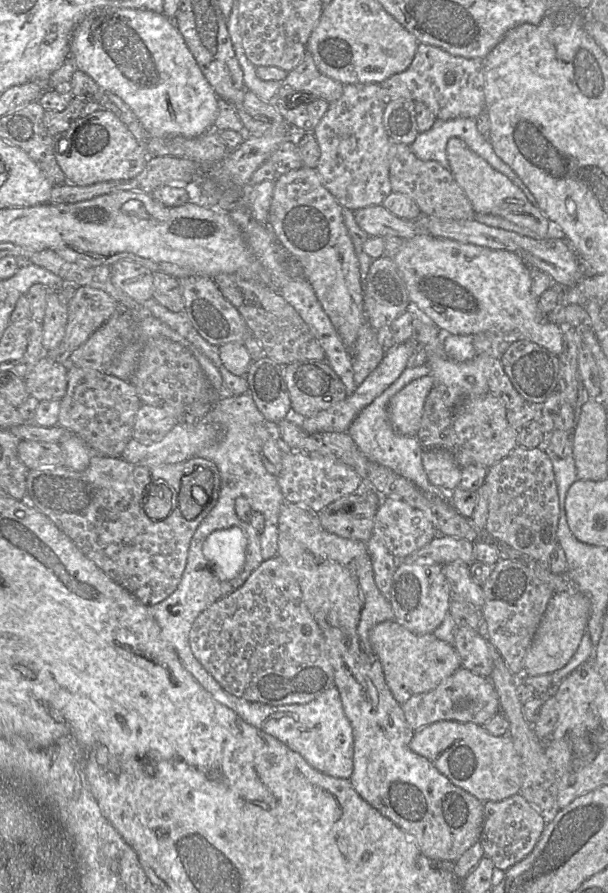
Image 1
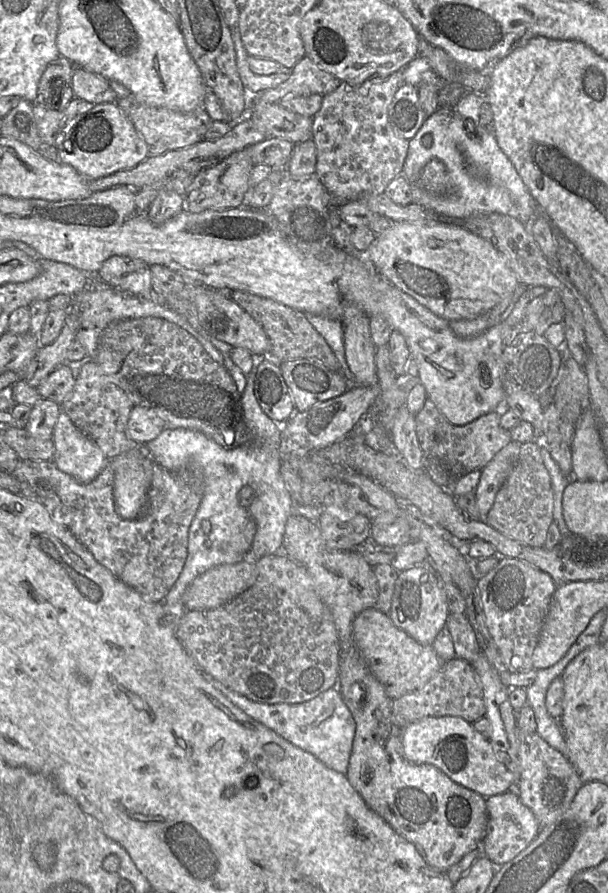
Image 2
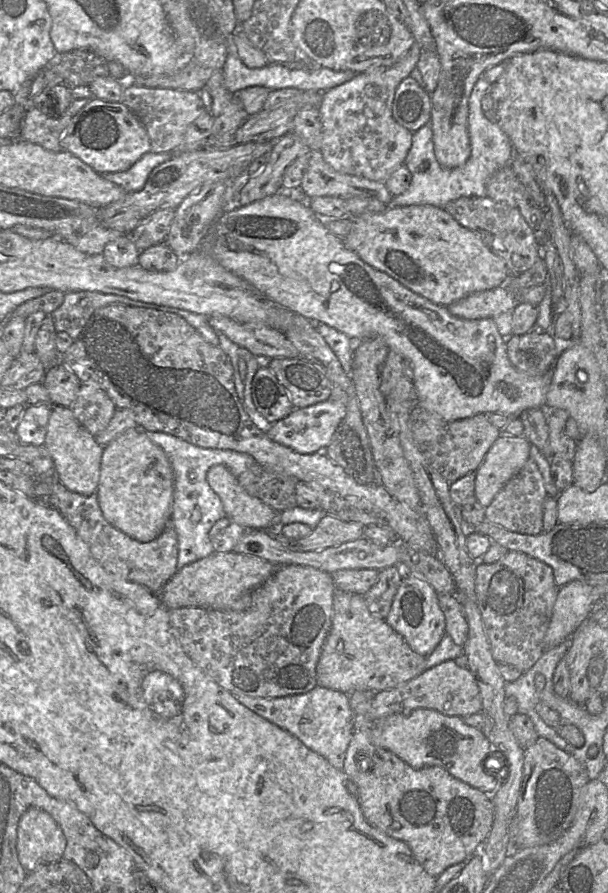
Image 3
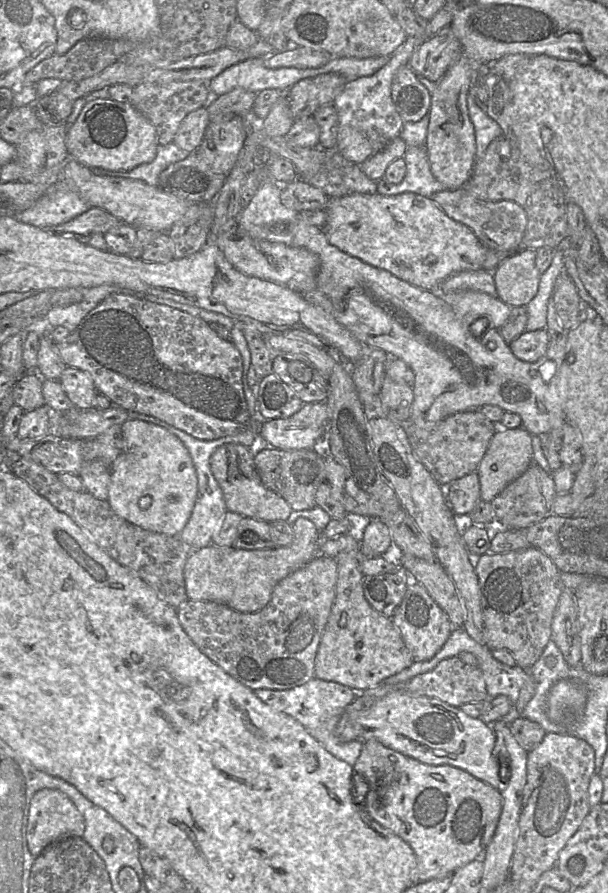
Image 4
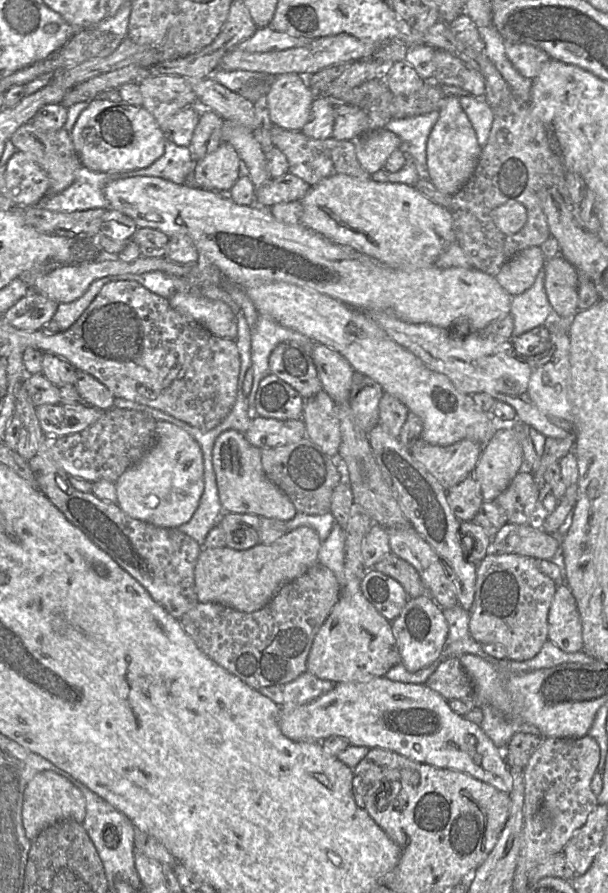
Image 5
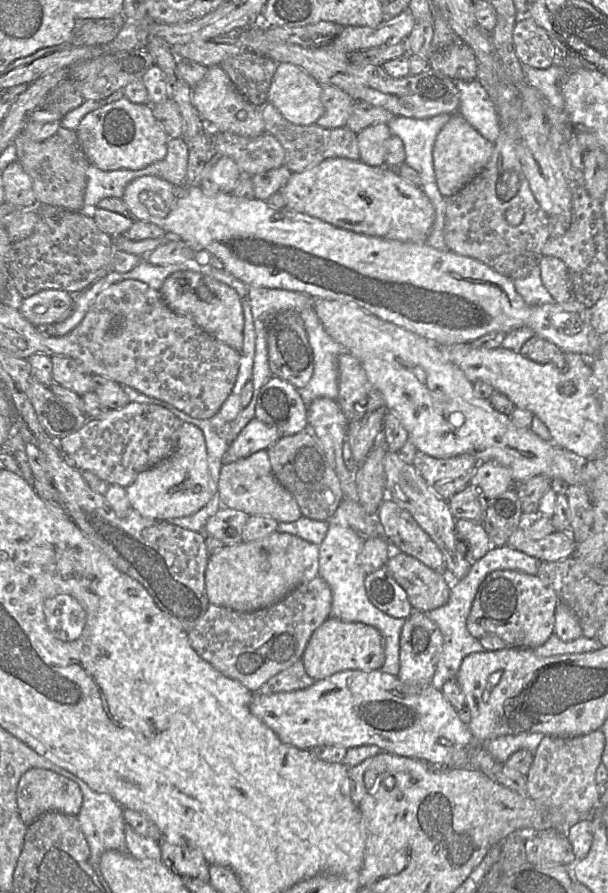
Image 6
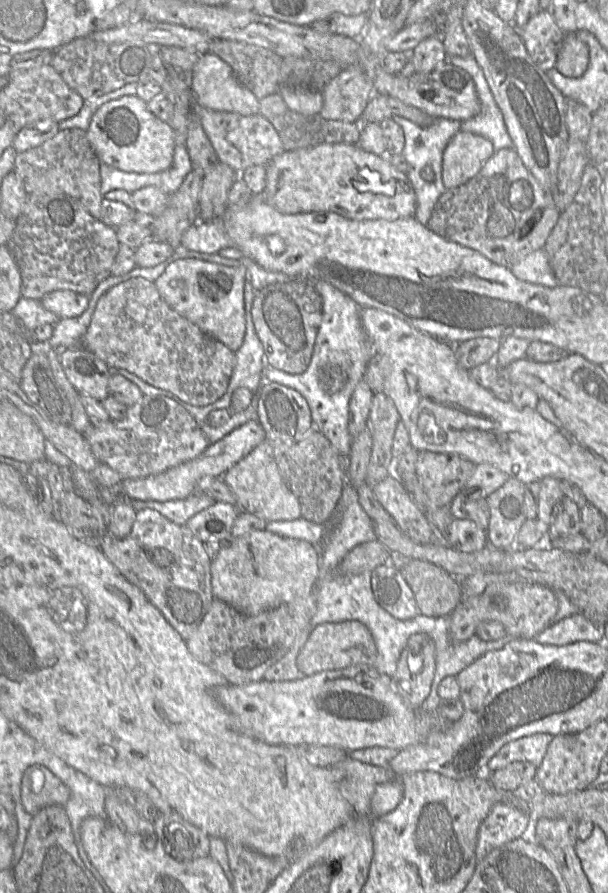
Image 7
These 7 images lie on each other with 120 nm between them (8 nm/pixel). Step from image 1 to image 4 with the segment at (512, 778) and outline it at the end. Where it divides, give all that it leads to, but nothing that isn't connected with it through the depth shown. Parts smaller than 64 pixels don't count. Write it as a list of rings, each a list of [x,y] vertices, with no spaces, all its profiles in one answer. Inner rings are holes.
[[[390,692],[358,716],[357,736],[363,742],[377,740],[424,764],[459,768],[499,792],[509,785],[507,766],[498,755],[497,739],[490,725],[435,698]]]

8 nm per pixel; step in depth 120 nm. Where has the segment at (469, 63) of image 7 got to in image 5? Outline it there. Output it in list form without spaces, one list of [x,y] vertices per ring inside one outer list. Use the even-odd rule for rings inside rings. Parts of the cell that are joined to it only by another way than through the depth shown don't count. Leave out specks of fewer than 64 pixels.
[[[461,95],[458,97],[482,148],[486,144],[493,123],[493,112],[484,97]]]

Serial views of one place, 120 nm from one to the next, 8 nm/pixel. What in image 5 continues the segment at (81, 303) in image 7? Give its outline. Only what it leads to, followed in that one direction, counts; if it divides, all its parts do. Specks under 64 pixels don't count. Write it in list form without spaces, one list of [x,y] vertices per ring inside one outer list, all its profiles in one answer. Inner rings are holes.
[[[30,291],[3,316],[7,323],[17,329],[38,331],[52,320],[58,305],[46,296]]]

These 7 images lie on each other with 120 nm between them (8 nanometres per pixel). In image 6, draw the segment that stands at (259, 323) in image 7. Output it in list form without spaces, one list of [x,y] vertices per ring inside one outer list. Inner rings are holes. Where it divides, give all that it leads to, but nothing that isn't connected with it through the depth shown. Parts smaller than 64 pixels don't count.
[[[294,310],[275,314],[267,323],[267,353],[272,375],[277,376],[296,389],[305,387],[313,375],[313,351],[300,315]]]

